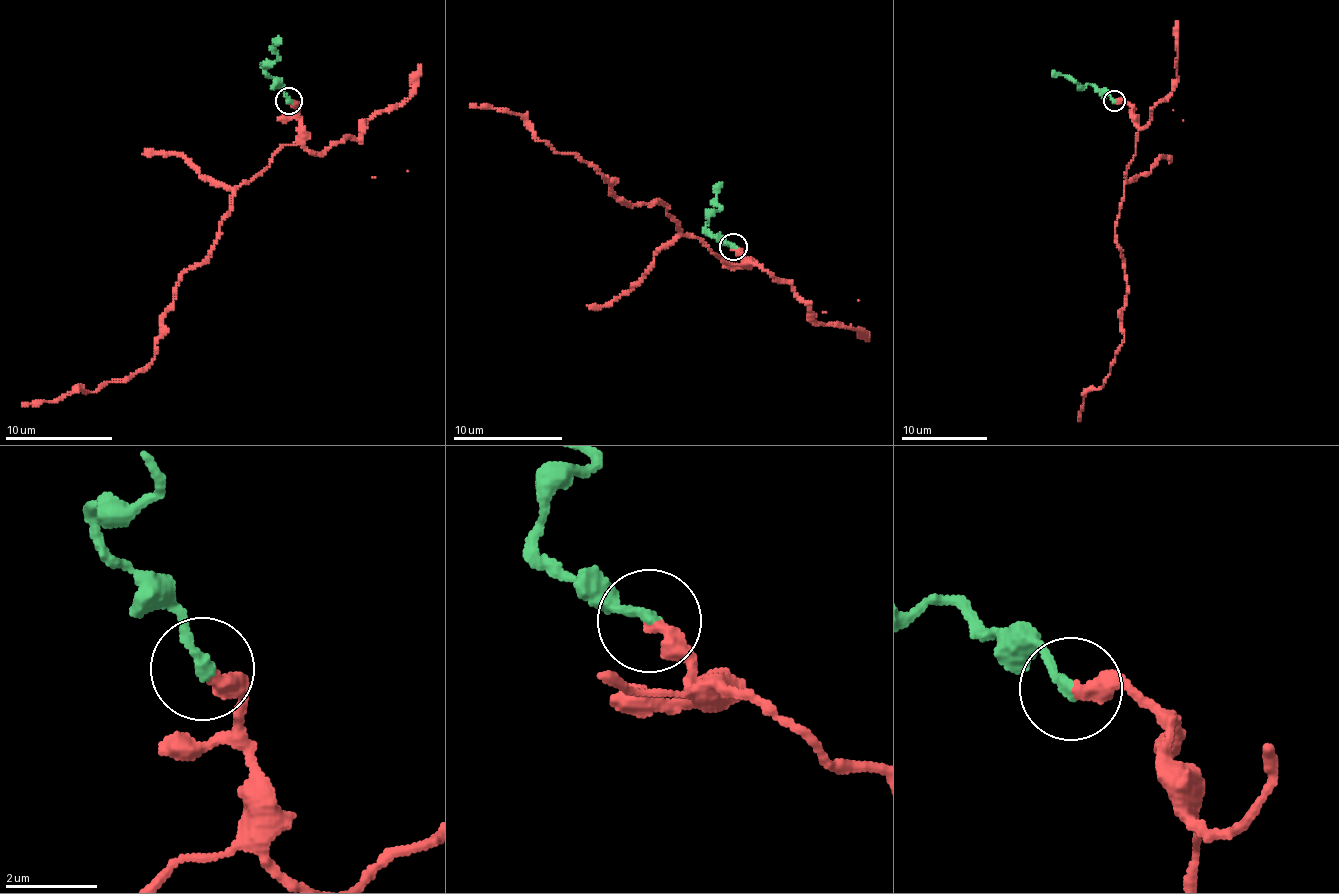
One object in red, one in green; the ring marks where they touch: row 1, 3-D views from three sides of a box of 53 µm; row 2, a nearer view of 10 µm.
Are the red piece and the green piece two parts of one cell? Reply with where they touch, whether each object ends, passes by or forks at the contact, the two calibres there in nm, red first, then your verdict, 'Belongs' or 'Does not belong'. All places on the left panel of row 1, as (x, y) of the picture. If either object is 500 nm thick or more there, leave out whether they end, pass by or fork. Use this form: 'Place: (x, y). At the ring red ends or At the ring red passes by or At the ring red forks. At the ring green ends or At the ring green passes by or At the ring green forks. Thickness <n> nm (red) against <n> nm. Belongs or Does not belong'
Place: (288, 101). At the ring red ends. At the ring green ends. Thickness 340 nm (red) against 240 nm. Belongs

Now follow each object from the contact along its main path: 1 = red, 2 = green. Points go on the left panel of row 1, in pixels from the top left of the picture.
1: (289, 100), (299, 132), (235, 191), (217, 243), (181, 274), (155, 359), (91, 392), (22, 405)
2: (289, 100), (263, 63), (277, 57), (278, 35)

